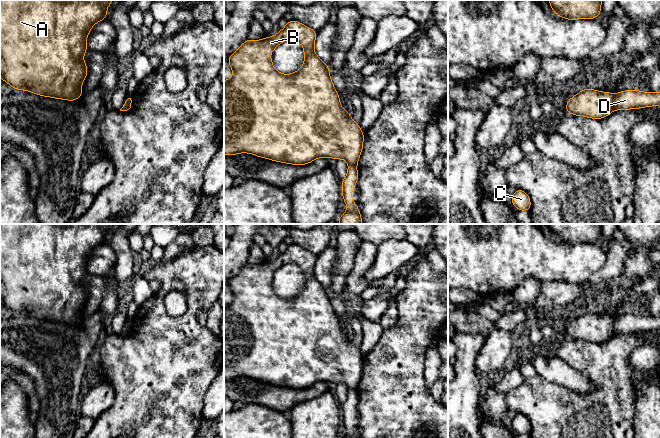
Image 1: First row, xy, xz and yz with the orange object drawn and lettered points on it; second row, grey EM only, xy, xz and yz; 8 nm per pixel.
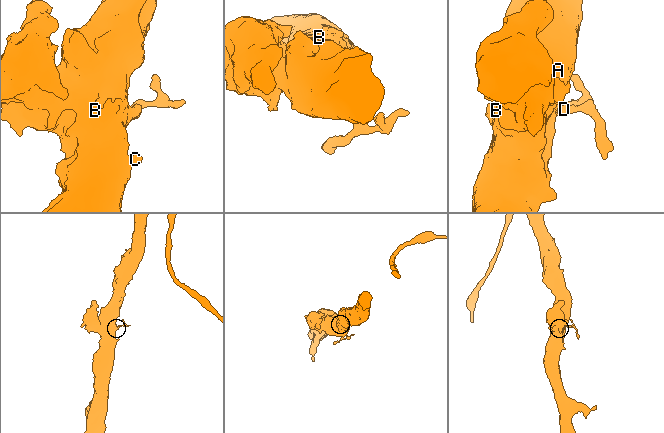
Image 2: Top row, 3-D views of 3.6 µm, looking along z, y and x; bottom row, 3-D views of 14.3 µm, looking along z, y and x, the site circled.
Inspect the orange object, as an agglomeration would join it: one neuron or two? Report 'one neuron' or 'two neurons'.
two neurons

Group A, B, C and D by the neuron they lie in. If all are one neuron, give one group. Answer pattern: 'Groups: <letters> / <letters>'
Groups: A B C / D

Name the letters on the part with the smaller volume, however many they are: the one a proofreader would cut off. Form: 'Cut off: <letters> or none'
Cut off: D

